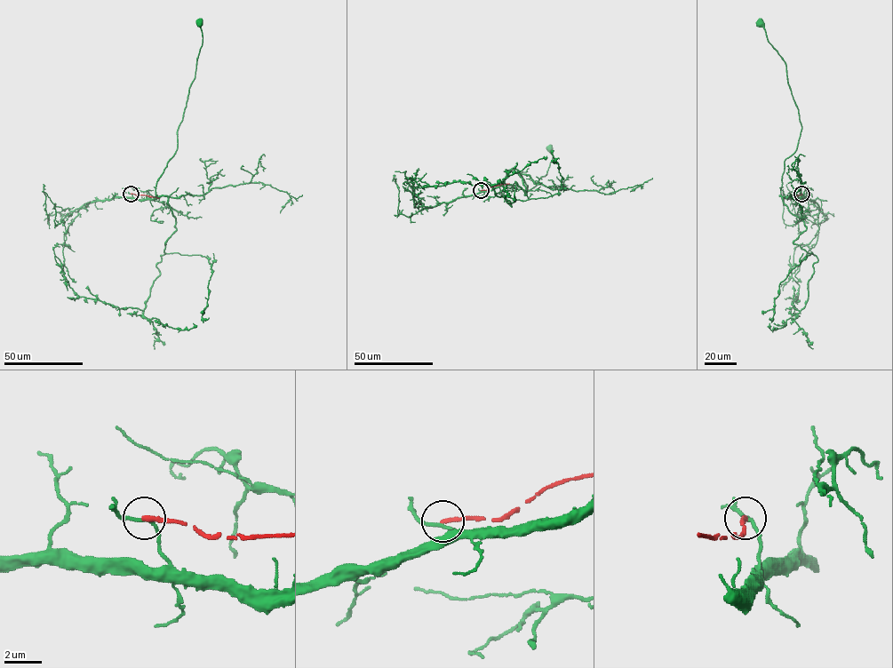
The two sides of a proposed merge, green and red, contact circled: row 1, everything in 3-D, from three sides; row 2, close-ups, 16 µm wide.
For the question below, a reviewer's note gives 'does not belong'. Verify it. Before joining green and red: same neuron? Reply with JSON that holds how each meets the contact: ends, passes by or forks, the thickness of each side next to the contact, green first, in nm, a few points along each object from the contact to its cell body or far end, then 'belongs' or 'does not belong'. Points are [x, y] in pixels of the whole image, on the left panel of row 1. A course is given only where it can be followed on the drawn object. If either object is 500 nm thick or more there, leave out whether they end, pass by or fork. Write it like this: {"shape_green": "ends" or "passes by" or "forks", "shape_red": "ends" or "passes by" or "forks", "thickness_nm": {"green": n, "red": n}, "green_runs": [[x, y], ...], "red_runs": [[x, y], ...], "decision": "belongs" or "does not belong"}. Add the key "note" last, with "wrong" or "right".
{"shape_green": "passes by", "shape_red": "ends", "thickness_nm": {"green": 170, "red": 240}, "green_runs": [[131, 194], [134, 198], [155, 198], [156, 181], [177, 149], [177, 131], [195, 76], [203, 41], [199, 23]], "red_runs": [[131, 194], [159, 198]], "decision": "does not belong", "note": "right"}

